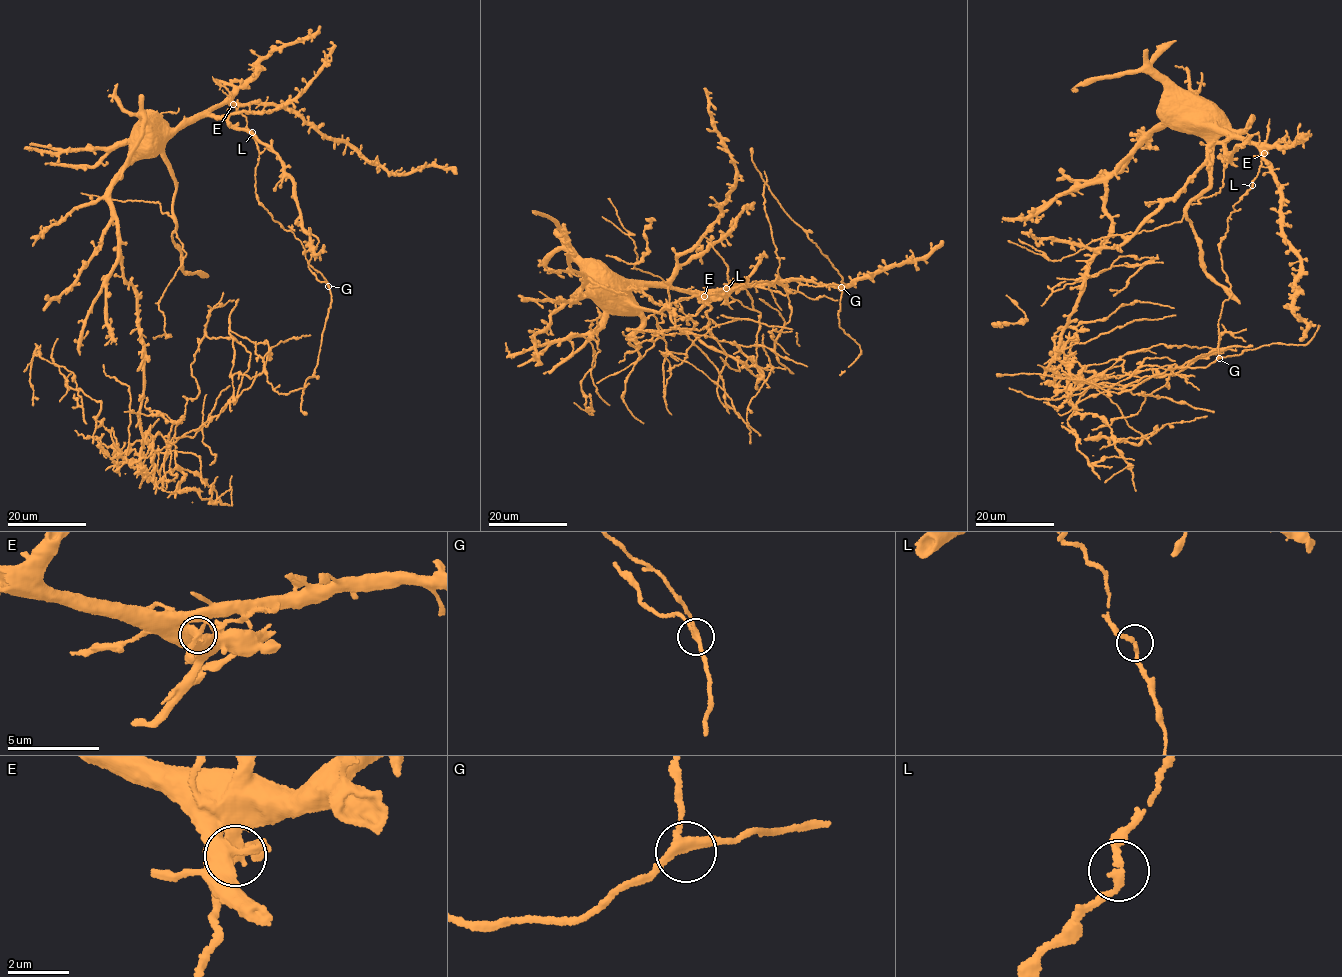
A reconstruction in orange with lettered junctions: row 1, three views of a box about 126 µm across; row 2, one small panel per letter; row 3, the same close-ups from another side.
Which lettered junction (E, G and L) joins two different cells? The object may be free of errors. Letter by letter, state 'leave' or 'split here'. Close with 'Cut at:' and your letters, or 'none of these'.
E: split here
G: leave
L: leave
Cut at: E

